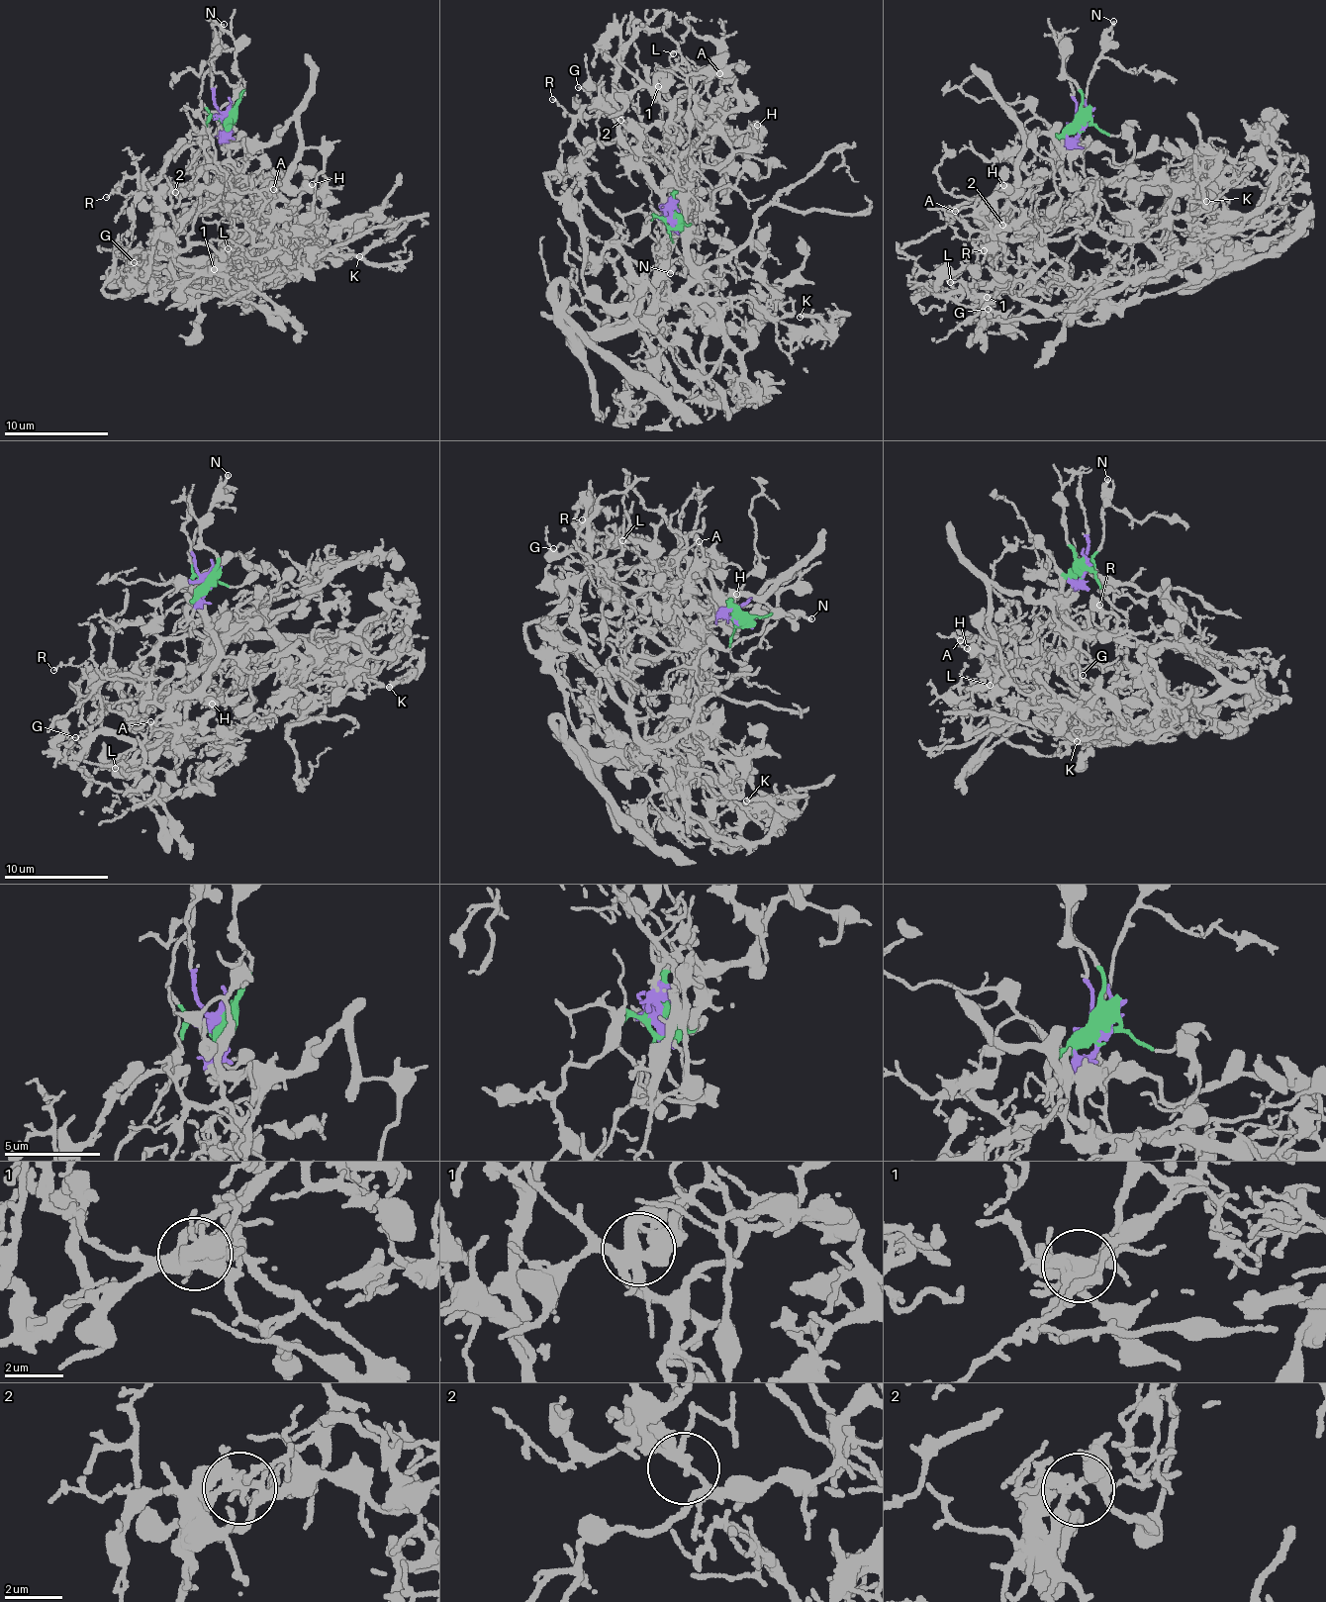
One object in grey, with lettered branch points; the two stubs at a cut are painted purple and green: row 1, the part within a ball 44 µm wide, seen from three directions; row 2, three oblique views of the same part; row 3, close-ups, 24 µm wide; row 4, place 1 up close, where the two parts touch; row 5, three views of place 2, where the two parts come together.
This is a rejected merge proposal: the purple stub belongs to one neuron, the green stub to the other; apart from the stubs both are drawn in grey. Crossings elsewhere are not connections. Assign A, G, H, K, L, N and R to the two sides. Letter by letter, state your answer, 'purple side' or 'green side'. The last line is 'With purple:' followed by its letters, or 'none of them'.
A: purple side
G: purple side
H: green side
K: purple side
L: purple side
N: green side
R: green side
With purple: A, G, K, L

